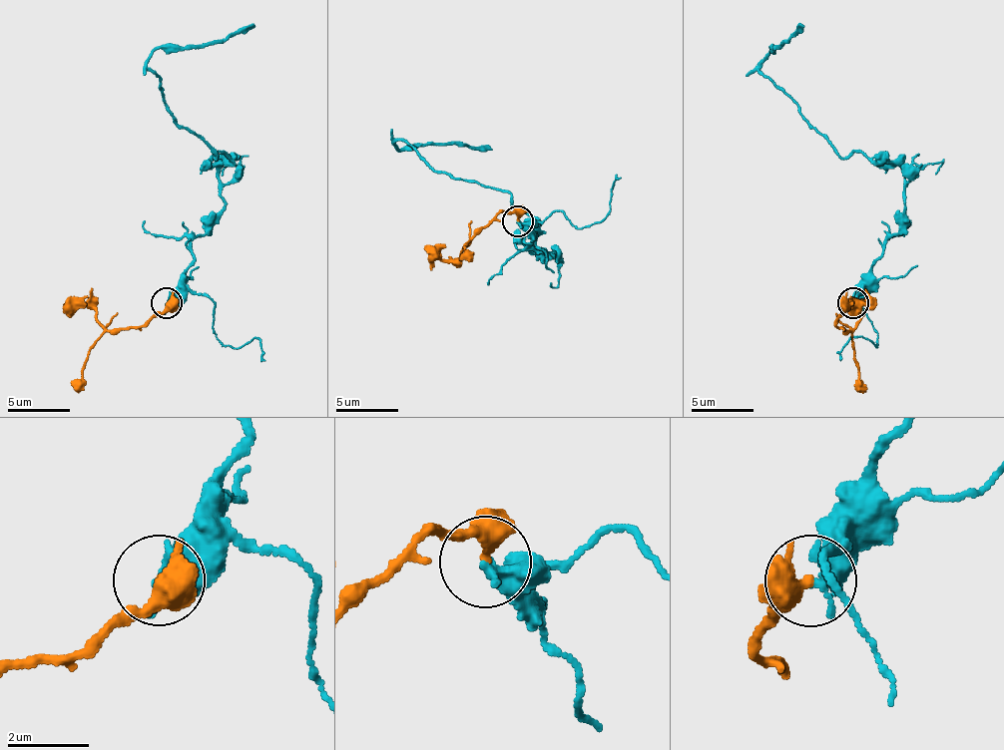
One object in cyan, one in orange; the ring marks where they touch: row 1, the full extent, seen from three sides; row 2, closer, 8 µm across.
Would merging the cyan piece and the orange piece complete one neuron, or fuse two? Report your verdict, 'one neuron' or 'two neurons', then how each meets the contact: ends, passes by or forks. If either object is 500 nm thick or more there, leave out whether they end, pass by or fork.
two neurons | cyan ends | orange forks

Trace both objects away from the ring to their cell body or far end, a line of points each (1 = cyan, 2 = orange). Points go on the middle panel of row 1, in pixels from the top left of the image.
1: (517, 220), (534, 248), (553, 252), (539, 255), (536, 221), (510, 196), (394, 142), (491, 149)
2: (517, 220), (514, 213), (499, 210), (469, 241), (464, 250), (469, 253), (469, 262)

